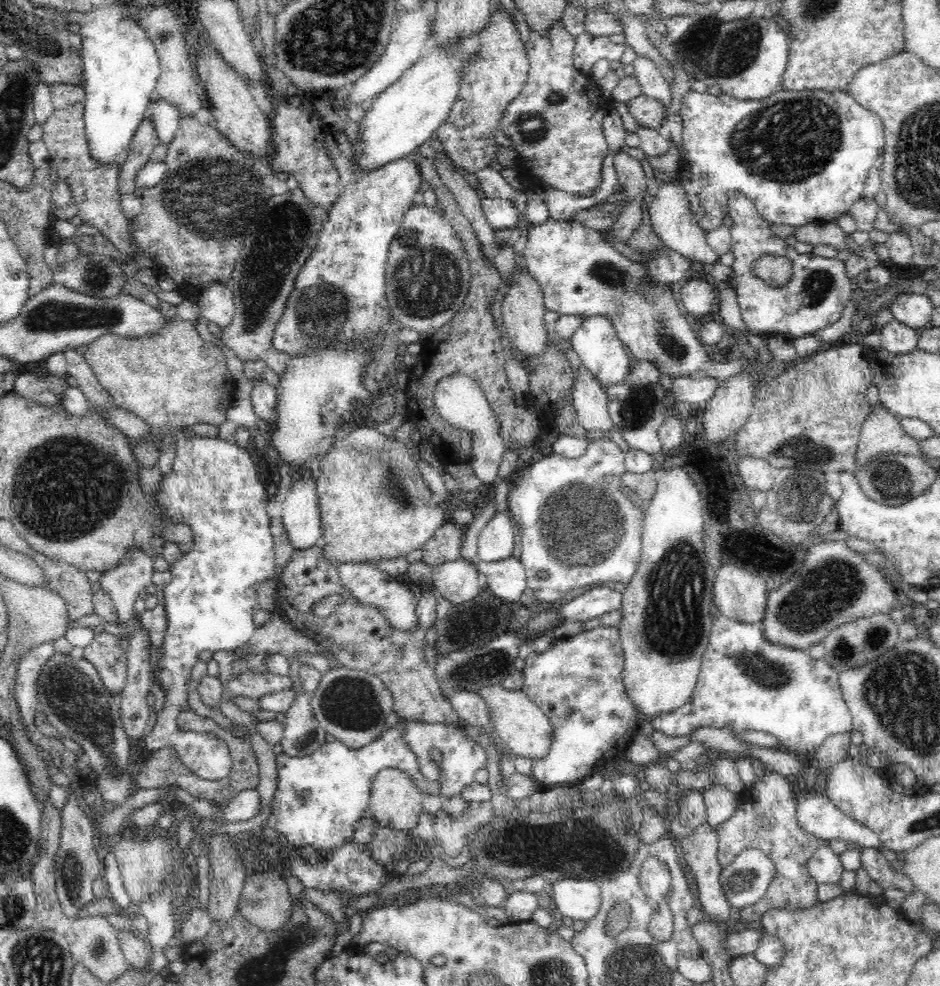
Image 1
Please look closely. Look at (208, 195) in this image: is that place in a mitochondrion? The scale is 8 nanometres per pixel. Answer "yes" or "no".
yes

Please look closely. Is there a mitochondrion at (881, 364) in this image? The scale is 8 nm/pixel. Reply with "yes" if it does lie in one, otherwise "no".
no

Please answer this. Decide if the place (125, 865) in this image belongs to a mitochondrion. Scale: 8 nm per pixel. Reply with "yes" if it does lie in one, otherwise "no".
no

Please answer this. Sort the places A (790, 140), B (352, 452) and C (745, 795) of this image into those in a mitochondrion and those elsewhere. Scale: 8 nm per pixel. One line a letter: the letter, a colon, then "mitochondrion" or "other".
A: mitochondrion
B: other
C: other

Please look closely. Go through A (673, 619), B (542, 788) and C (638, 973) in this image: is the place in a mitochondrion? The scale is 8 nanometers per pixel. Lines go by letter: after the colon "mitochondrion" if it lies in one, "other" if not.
A: mitochondrion
B: other
C: mitochondrion

